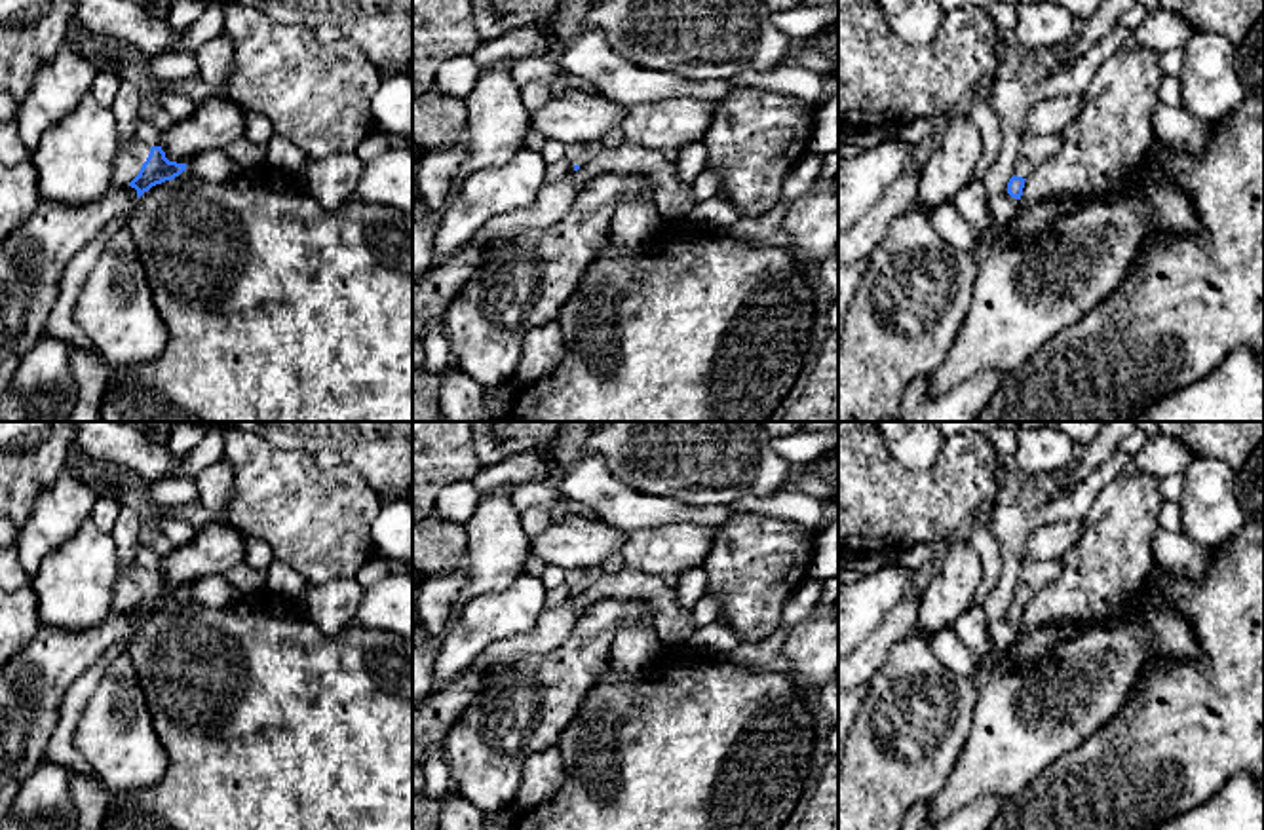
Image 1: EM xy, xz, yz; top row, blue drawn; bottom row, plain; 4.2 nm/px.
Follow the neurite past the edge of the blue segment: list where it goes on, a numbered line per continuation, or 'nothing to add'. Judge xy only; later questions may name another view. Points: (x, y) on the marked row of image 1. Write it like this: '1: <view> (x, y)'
1: xy (130, 158)

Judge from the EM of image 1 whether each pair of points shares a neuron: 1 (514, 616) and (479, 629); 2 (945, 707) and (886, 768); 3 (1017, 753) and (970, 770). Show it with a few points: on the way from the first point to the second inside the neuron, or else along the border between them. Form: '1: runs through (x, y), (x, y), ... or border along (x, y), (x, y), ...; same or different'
1: runs through (506, 616), (495, 616), (487, 622); same
2: runs through (930, 722), (900, 753); same
3: runs through (1006, 753), (981, 770); same

